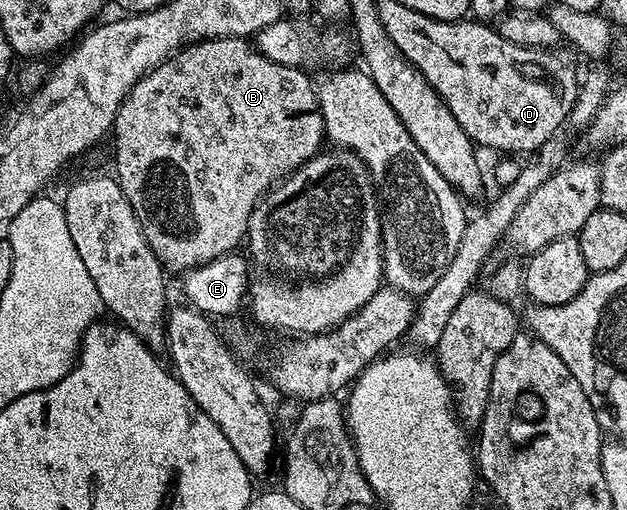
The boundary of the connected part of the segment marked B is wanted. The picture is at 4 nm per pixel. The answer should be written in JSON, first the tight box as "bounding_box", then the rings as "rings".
{"bounding_box":[112,36,326,274],"rings":[[[220,36],[216,40],[199,40],[197,44],[188,44],[174,53],[169,60],[153,68],[147,76],[140,78],[136,86],[124,98],[120,110],[114,119],[112,140],[114,136],[114,168],[120,190],[132,206],[148,246],[156,254],[167,273],[185,274],[199,264],[207,264],[216,258],[233,253],[238,243],[246,240],[246,231],[250,225],[250,215],[258,201],[280,180],[286,179],[304,162],[318,155],[324,144],[326,127],[322,121],[322,111],[318,105],[318,93],[313,79],[310,80],[301,68],[289,68],[272,62],[266,55],[252,46],[251,41],[236,36]]]}

